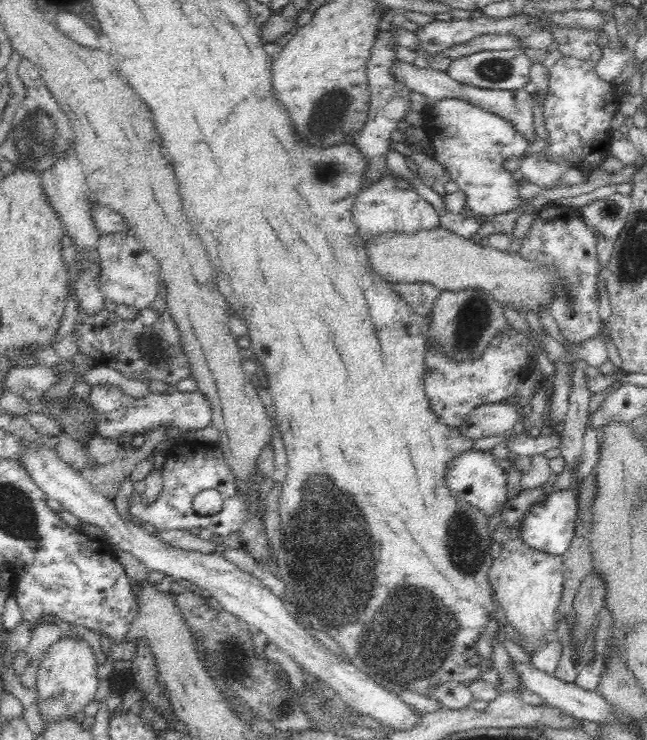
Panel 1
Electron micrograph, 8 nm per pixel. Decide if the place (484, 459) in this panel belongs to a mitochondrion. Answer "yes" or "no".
no

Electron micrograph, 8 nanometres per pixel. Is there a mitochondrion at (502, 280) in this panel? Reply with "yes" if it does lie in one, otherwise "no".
no

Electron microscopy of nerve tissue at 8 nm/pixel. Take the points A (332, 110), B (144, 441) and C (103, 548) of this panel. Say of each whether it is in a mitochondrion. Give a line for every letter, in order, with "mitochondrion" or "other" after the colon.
A: mitochondrion
B: other
C: other

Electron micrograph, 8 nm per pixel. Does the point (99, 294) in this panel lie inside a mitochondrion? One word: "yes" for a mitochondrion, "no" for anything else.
no

